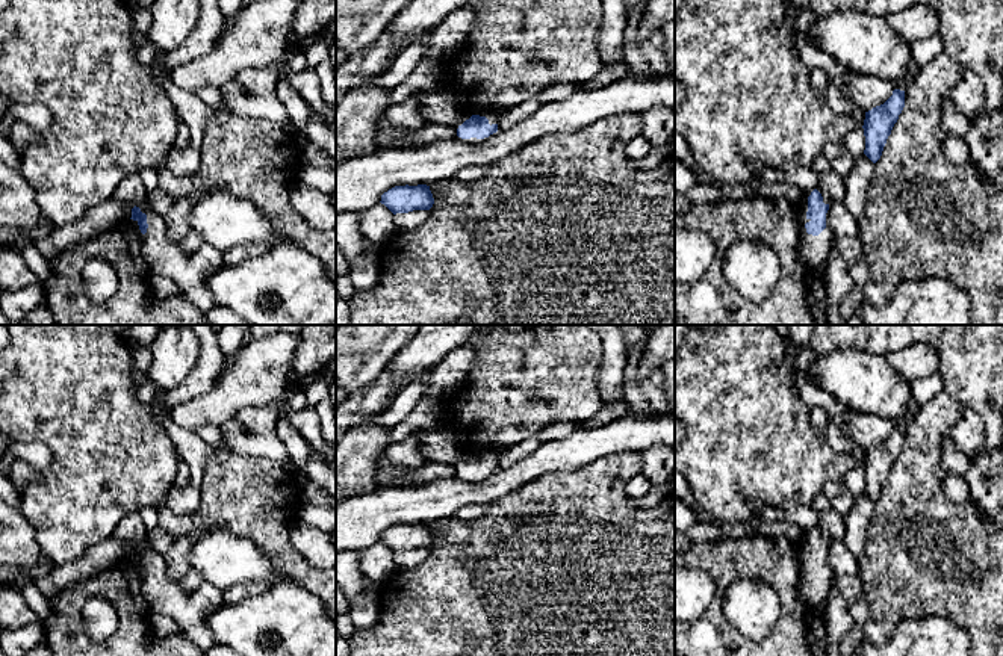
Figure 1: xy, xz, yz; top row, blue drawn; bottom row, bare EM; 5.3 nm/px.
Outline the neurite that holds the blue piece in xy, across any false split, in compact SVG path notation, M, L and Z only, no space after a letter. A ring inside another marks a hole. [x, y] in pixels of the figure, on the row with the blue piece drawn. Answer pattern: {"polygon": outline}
{"polygon": "M148 201L129 207L127 218L139 225L142 254L150 274L174 280L182 295L203 313L216 307L207 278L224 265L222 252L203 243L197 252L186 254L182 243L168 237L163 216L157 215Z"}

